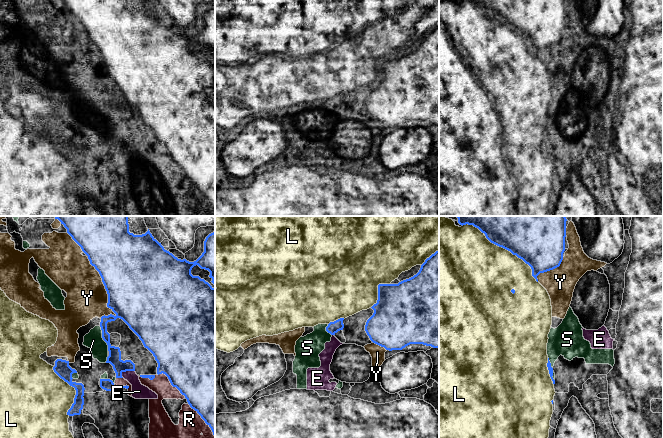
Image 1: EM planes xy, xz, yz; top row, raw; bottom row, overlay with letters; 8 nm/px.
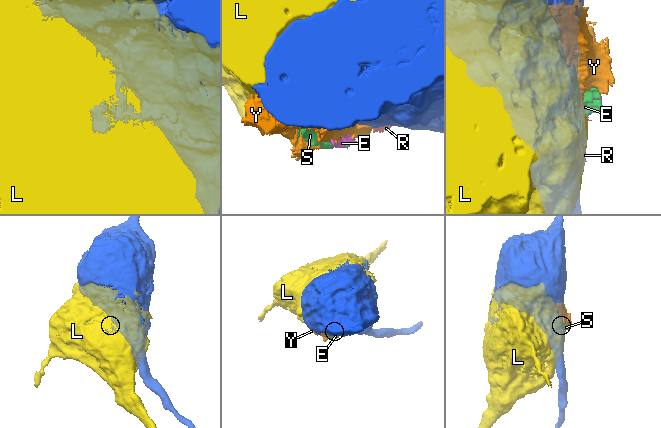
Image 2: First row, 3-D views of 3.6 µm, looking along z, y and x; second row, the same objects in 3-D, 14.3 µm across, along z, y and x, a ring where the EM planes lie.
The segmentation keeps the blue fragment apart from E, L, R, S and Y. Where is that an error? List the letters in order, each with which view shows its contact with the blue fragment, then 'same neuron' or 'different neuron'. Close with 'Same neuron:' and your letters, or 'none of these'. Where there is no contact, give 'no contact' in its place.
E: contact in xy; different neuron
L: contact in yz; different neuron
R: contact in xy; different neuron
S: contact in xy; different neuron
Y: contact in xy; different neuron
Same neuron: none of these

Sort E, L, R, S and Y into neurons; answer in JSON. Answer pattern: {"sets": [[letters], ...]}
{"sets": [["E", "R", "S", "Y"], ["L"]]}

